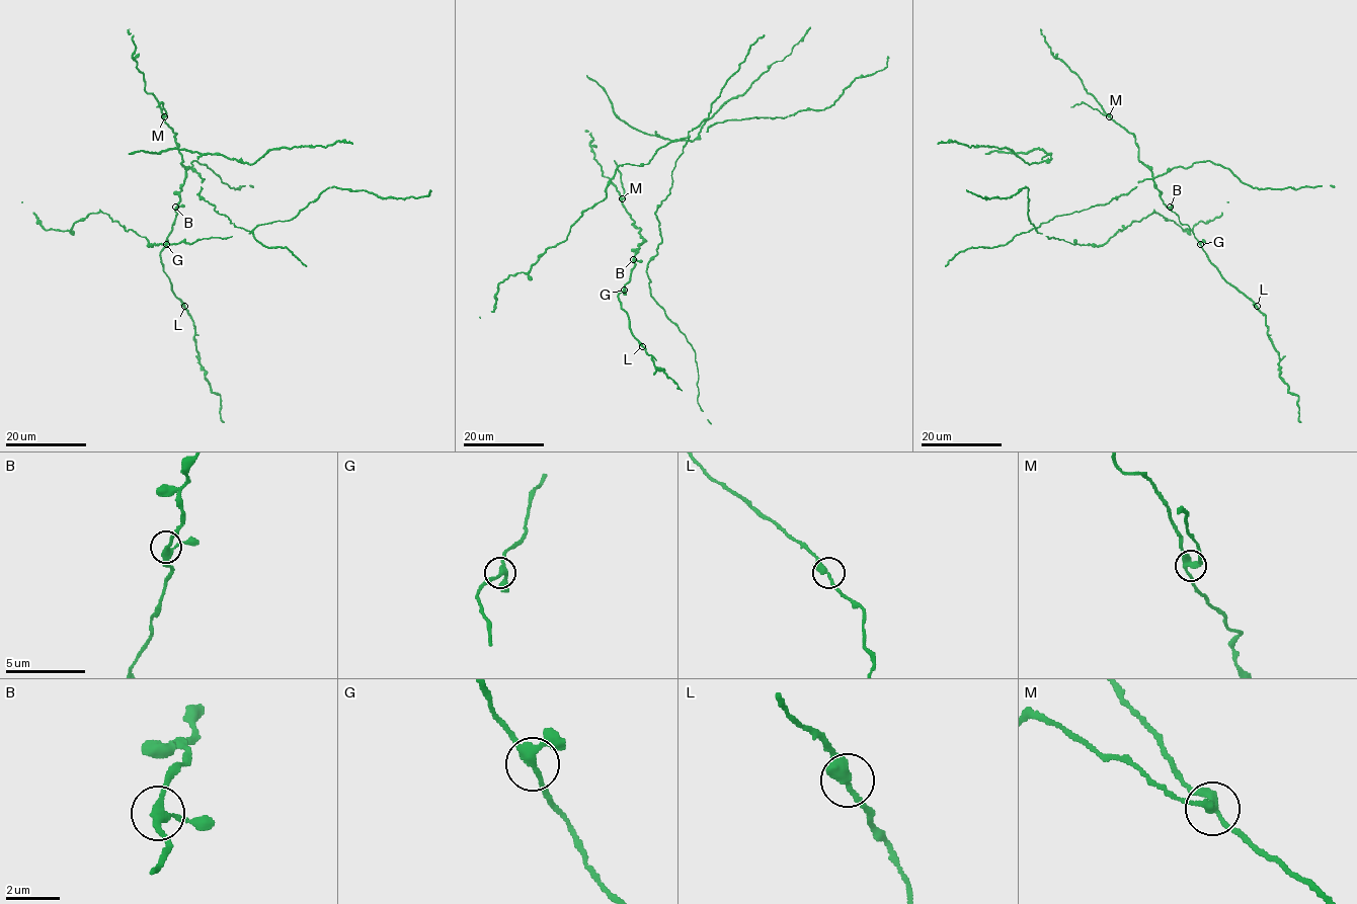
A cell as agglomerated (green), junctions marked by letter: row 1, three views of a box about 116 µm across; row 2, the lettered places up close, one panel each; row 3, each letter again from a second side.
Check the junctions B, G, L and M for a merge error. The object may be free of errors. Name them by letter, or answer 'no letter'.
M

